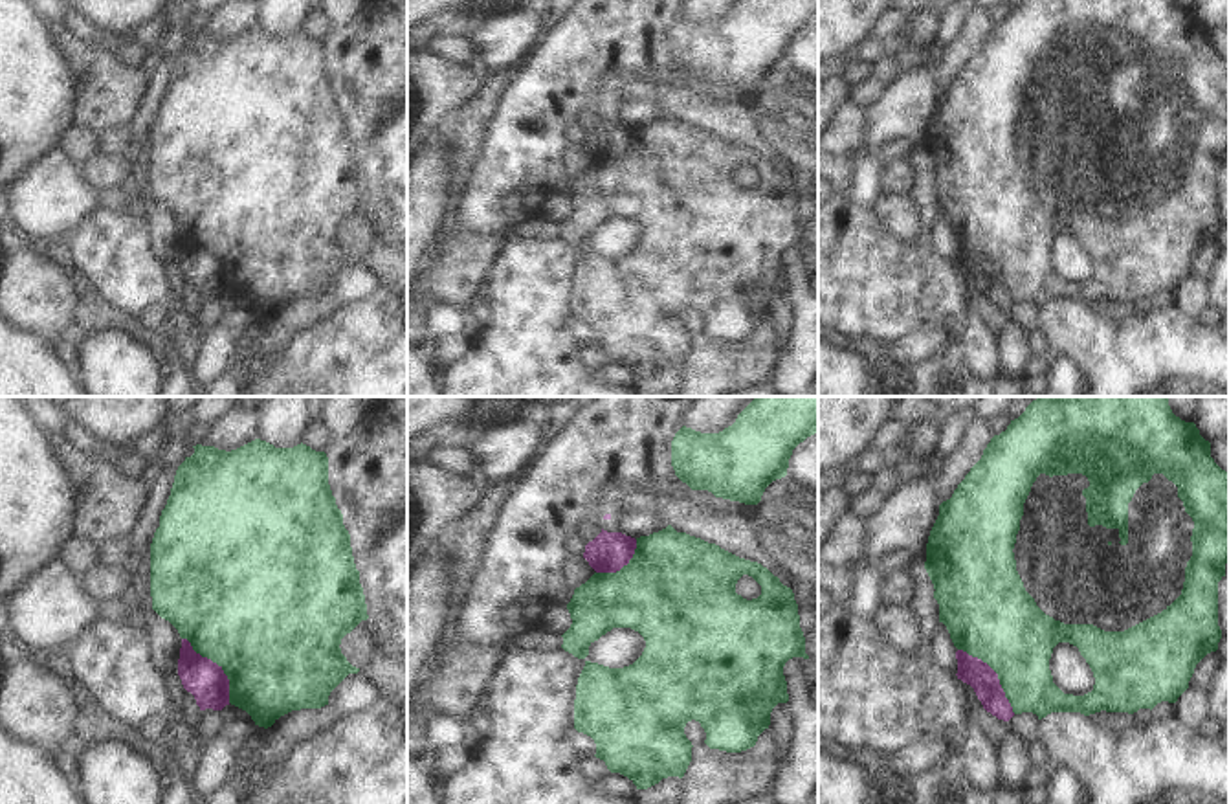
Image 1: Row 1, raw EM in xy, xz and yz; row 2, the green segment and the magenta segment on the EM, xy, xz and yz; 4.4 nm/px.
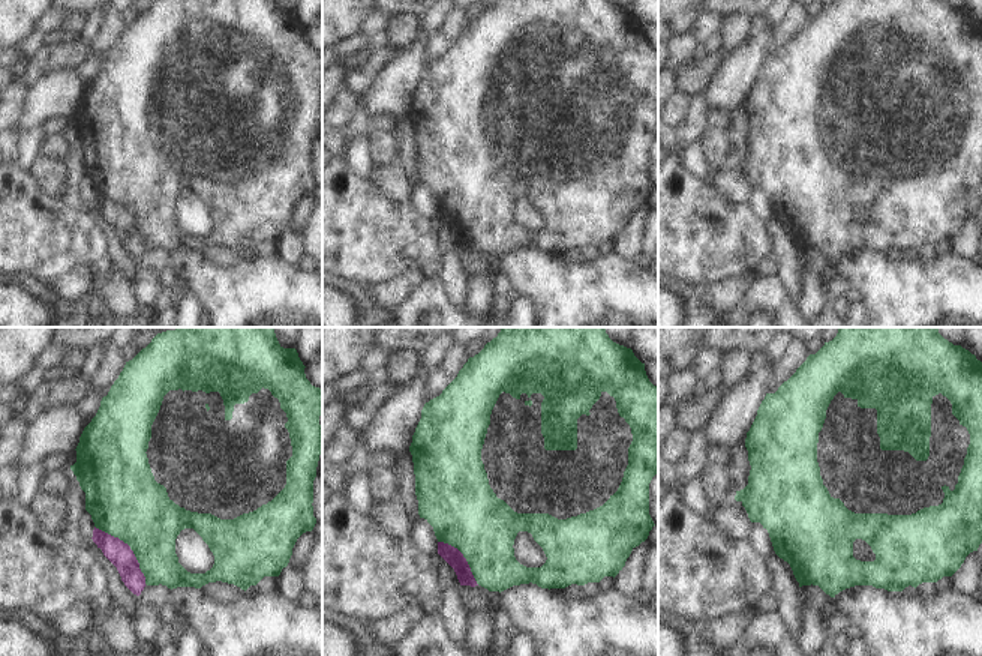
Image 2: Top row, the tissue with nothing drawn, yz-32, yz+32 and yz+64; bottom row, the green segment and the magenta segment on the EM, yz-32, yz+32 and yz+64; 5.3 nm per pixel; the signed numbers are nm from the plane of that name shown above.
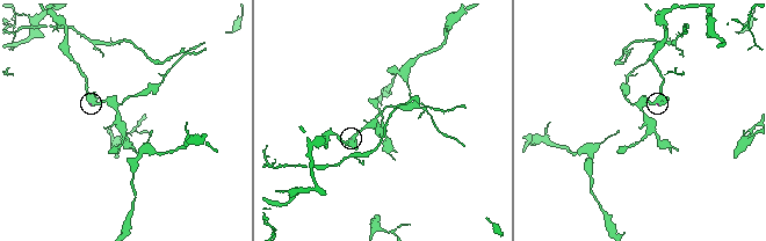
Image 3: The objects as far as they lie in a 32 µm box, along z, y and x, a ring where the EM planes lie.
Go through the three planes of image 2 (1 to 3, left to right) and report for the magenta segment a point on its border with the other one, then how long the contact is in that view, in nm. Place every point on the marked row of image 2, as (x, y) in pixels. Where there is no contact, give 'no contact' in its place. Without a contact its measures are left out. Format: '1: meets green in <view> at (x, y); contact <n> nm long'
1: meets green in yz-32 at (131, 548); contact 420 nm long
2: meets green in yz+32 at (464, 556); contact 320 nm long
3: no contact

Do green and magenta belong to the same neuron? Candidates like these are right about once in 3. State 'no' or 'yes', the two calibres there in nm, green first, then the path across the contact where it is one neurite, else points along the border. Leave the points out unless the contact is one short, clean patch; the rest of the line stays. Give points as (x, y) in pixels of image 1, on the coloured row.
no | 500/170 nm | along xy (182, 637), (222, 670), (228, 680), (230, 702)

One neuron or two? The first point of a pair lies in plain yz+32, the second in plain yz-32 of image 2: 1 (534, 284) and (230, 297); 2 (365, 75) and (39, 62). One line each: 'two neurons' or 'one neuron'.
1: one neuron
2: one neuron

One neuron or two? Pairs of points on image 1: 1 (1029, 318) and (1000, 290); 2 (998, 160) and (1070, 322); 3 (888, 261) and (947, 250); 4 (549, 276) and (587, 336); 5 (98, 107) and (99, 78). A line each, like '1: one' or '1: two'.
1: one
2: two
3: two
4: two
5: one

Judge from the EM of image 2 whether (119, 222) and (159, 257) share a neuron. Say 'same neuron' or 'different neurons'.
same neuron

